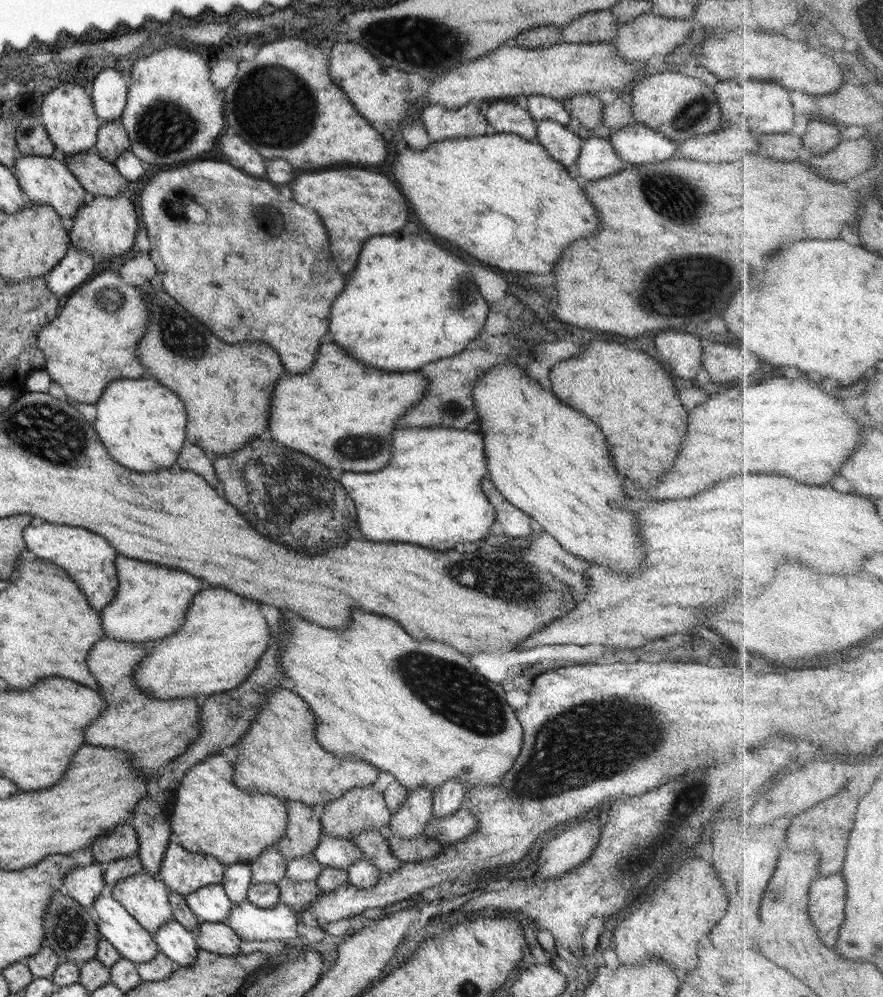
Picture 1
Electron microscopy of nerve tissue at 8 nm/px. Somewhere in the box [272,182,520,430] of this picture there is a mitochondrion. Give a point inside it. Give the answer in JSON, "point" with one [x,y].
{"point":[463,294]}

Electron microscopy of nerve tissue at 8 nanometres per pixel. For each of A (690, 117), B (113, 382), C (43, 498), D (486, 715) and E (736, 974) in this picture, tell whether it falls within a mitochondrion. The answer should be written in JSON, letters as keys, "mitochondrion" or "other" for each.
{"A":"mitochondrion","B":"other","C":"other","D":"mitochondrion","E":"other"}

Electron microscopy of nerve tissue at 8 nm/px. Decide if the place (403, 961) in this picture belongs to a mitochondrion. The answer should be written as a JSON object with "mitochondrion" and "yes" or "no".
{"mitochondrion":"no"}

